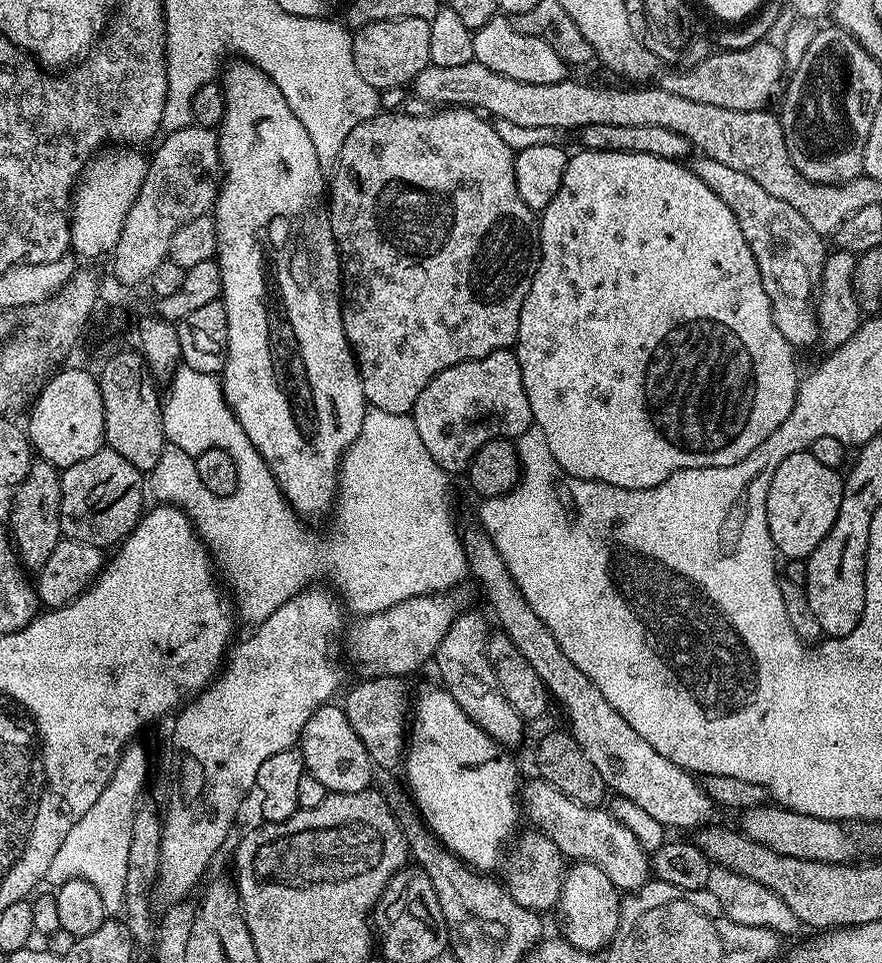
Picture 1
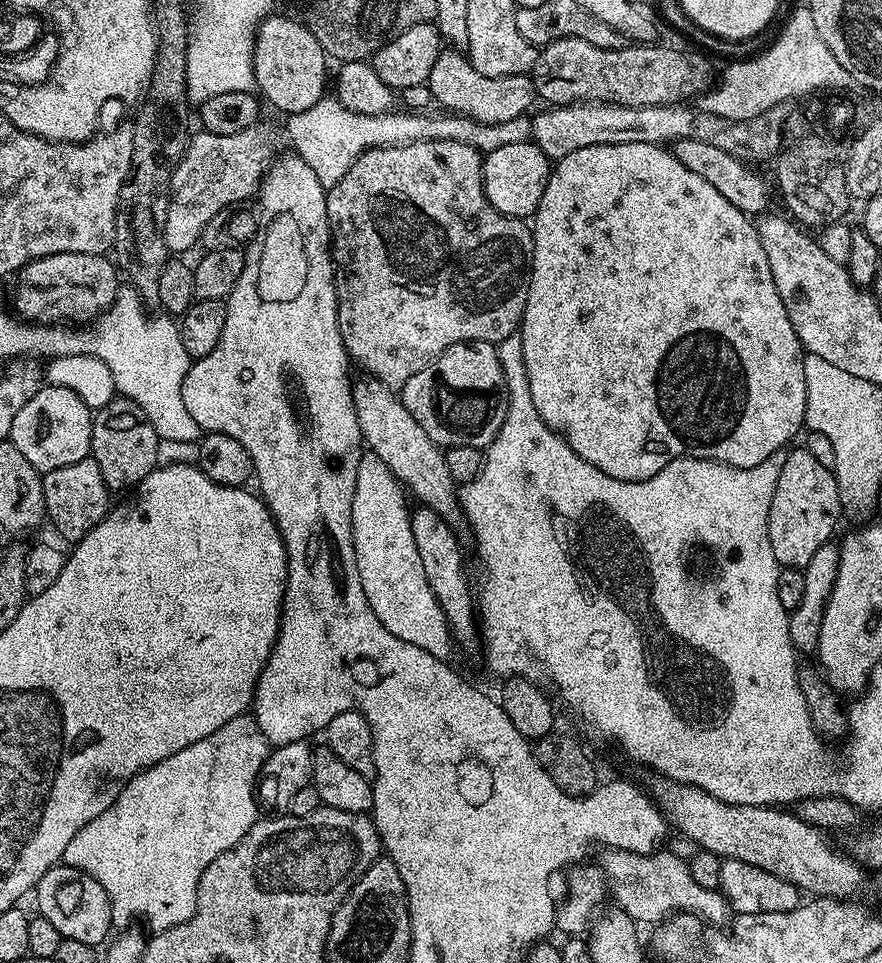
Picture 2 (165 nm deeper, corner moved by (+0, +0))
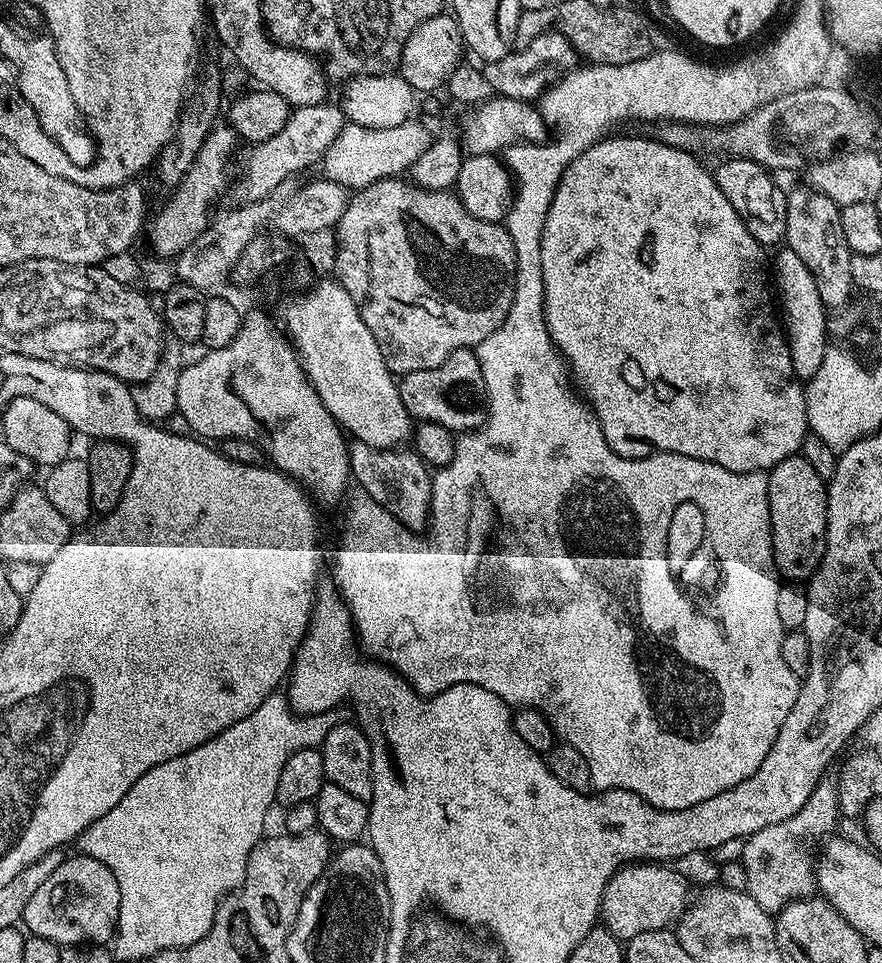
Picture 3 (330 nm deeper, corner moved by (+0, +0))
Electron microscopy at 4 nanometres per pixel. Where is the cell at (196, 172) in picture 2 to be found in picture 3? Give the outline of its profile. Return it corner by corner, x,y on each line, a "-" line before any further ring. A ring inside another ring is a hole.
332,102
292,108
288,113
286,126
282,126
282,130
274,134
274,138
266,138
266,142
251,145
247,149
248,157
244,160
244,169
241,170
237,180
235,177
230,192
237,196
237,201
245,204
265,200
282,182
296,178
299,172
306,171
311,164
319,165
324,159
326,150
330,150
330,142
338,138
345,123
342,108
335,103
332,105

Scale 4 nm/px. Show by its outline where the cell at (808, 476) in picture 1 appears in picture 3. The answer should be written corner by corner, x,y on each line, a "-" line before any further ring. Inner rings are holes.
797,454
778,462
766,476
766,499
770,502
770,526
772,527
772,557
776,571
785,581
807,582
818,570
826,550
828,533
828,486
826,481
814,471
814,466
806,462
802,454

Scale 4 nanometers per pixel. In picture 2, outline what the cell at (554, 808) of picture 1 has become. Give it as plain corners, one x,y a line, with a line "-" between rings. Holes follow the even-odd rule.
609,848
601,851
598,863
604,872
607,891
617,900
619,911
626,913
637,925
655,926
678,912
690,912
712,926
723,925
729,919
730,909
723,892
703,888
694,882
688,861
667,850
651,854
634,854
630,850

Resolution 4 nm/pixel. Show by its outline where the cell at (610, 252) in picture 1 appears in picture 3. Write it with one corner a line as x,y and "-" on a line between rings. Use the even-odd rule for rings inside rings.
612,134
607,138
597,141
596,144
590,146
584,153
579,154
578,158
574,158
574,160
566,166
565,172
558,182
558,190
554,192
554,202
550,202
550,210
546,214
546,226
542,226
544,317
546,318
546,326
550,330
550,338
554,342
554,346
557,352
560,353
564,363
568,365
570,376
574,381
575,387
582,393
583,399
586,401
588,407
591,408
594,415
598,418
598,422
602,426
602,434
606,438
610,450
614,450
614,454
618,454
622,458
642,458
646,455
647,448
644,447
649,444
649,449
657,452
673,452
674,454
682,454
683,456
698,458
699,460
712,460
718,466
722,466
734,474
767,473
775,464
782,462
786,458
797,455
797,453
803,449
804,437
809,435
809,430
808,407
806,406
806,398
804,397
806,388
798,379
794,366
792,365
788,338
782,327
781,321
778,319
778,312
774,307
774,296
770,291
770,276
769,273
768,276
764,273
765,245
760,244
754,238
754,234
750,234
750,230
746,230
746,222
742,222
738,210
734,210
734,206
730,206
730,202
726,202
726,194
722,194
722,190
718,190
715,175
713,175
709,169
707,172
707,170
696,161
697,157
693,155
693,153
683,152
681,148
663,144
659,138
647,140
644,136
616,135
617,134

